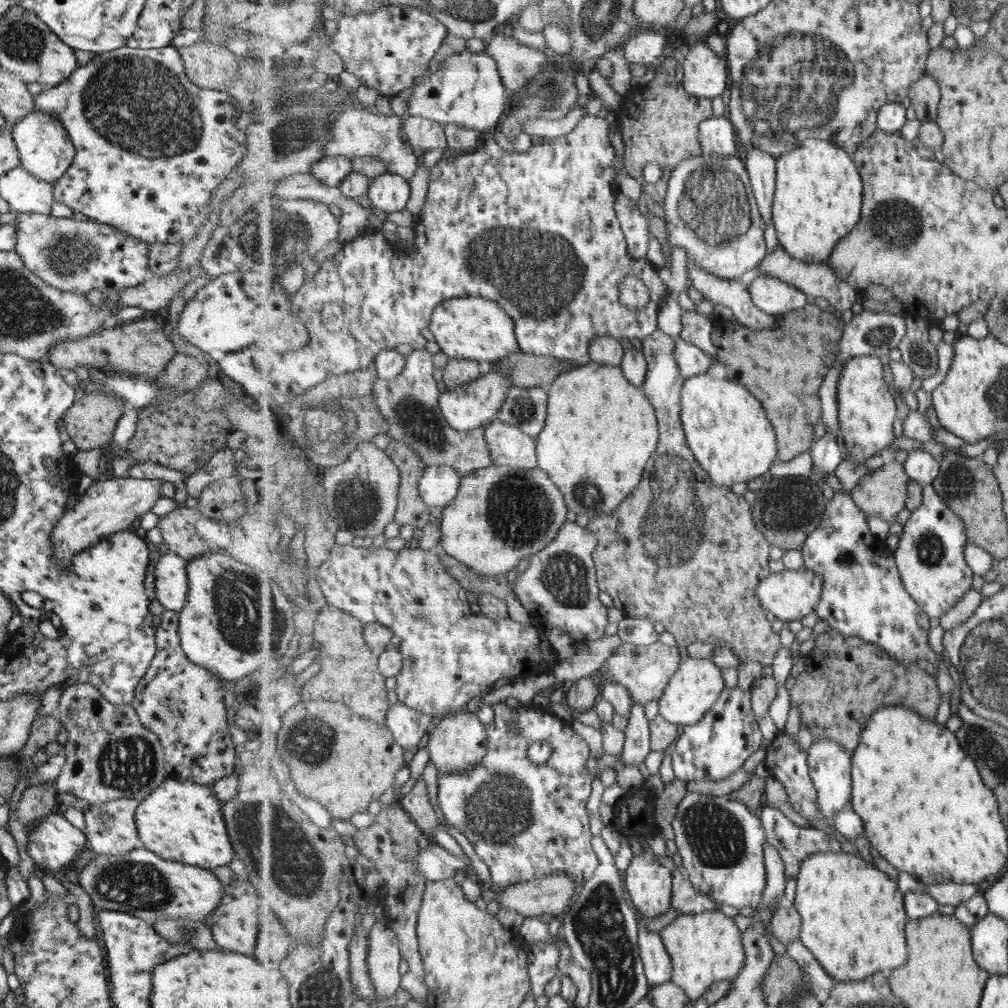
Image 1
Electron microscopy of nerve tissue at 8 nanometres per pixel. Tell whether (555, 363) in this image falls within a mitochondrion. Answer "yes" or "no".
no

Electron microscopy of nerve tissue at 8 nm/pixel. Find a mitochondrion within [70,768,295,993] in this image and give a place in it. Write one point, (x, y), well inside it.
(137, 885)

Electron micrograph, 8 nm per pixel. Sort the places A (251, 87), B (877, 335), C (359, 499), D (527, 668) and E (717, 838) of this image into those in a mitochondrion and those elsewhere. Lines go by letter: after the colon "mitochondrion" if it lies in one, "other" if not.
A: mitochondrion
B: mitochondrion
C: mitochondrion
D: other
E: mitochondrion

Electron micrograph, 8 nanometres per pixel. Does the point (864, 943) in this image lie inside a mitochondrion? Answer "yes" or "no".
no

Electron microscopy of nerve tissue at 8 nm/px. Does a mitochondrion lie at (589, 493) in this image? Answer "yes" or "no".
yes

